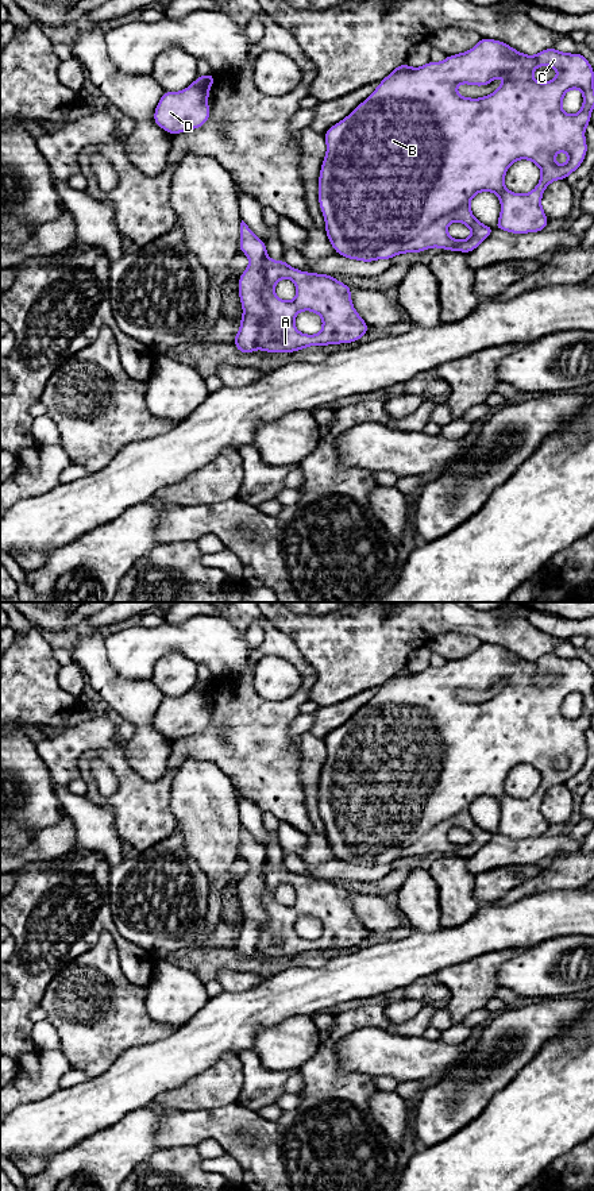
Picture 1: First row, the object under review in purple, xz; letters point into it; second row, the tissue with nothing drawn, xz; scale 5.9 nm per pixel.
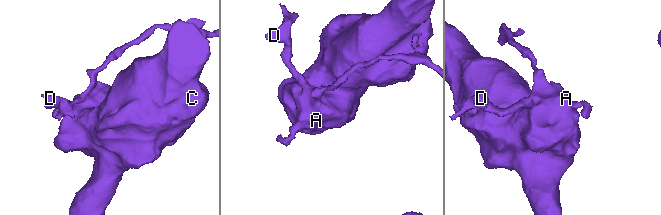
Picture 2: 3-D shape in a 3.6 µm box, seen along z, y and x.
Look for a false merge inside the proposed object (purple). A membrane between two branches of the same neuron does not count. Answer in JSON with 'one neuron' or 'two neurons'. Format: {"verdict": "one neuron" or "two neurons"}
{"verdict": "two neurons"}

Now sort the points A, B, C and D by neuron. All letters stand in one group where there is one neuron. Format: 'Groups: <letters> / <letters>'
Groups: A B C / D

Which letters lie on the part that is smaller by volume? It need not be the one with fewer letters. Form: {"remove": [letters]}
{"remove": ["D"]}

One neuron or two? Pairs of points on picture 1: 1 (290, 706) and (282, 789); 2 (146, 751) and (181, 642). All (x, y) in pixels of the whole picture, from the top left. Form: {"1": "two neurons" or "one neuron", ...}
{"1": "one neuron", "2": "two neurons"}

